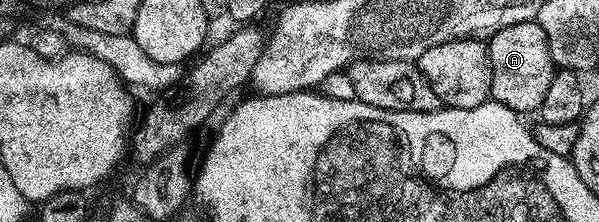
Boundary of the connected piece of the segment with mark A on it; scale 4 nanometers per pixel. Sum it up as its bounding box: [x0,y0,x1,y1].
[488,20,556,114]

